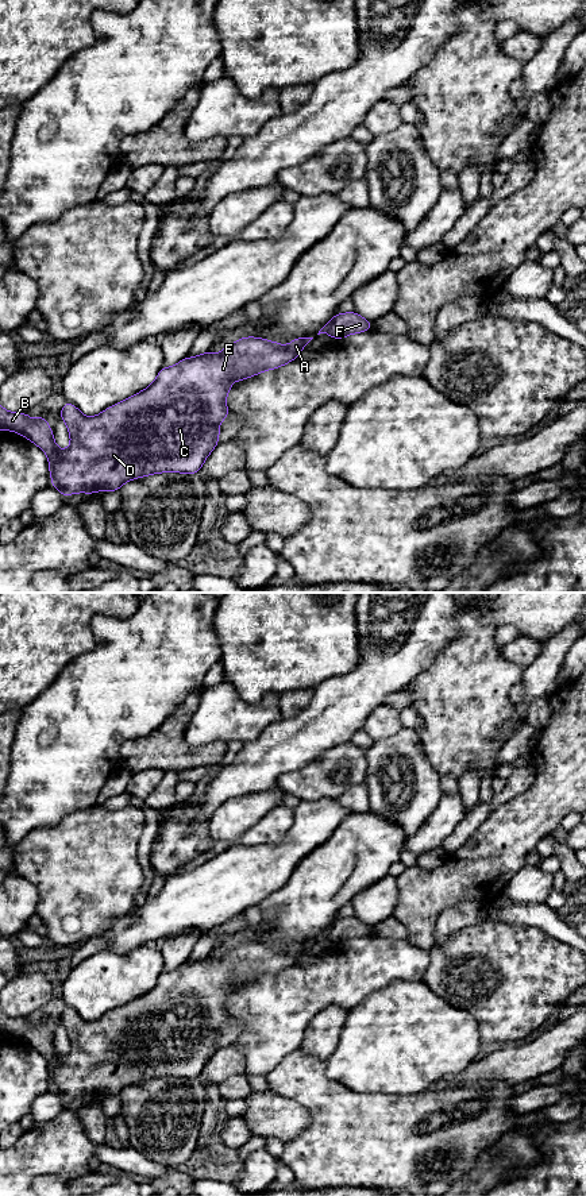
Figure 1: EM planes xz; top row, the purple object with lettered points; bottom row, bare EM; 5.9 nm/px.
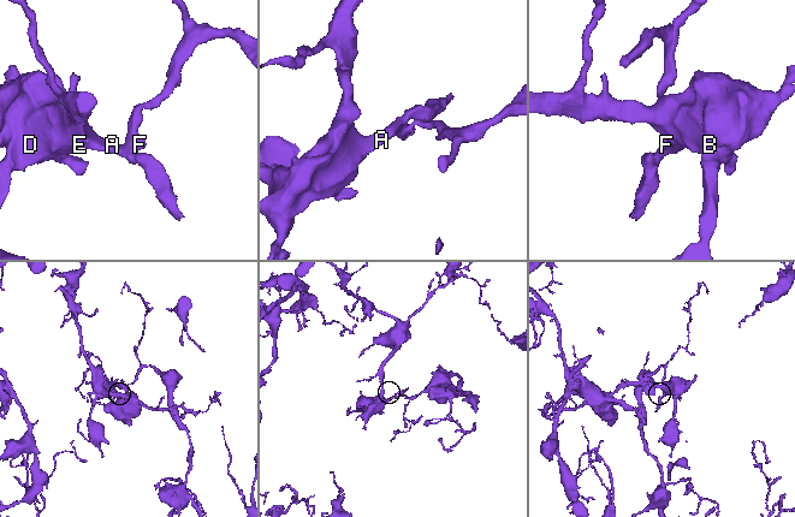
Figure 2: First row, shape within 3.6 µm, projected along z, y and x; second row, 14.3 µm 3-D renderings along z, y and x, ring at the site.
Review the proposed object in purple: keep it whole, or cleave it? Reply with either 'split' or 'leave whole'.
split

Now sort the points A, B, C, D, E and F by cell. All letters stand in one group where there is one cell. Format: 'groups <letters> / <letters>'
groups A B C D E / F

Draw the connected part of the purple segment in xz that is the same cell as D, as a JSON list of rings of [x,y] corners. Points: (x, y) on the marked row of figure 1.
[[[242,337],[220,354],[209,350],[184,358],[176,366],[162,367],[157,379],[143,391],[107,408],[95,417],[85,417],[72,402],[62,406],[70,447],[61,451],[46,416],[31,420],[28,413],[11,413],[0,405],[0,431],[16,432],[42,448],[49,458],[51,486],[63,497],[99,490],[119,491],[131,479],[158,472],[197,474],[219,444],[219,424],[231,413],[225,397],[232,381],[244,381],[265,370],[278,369],[294,359],[313,337],[294,337],[288,346],[261,337]]]

